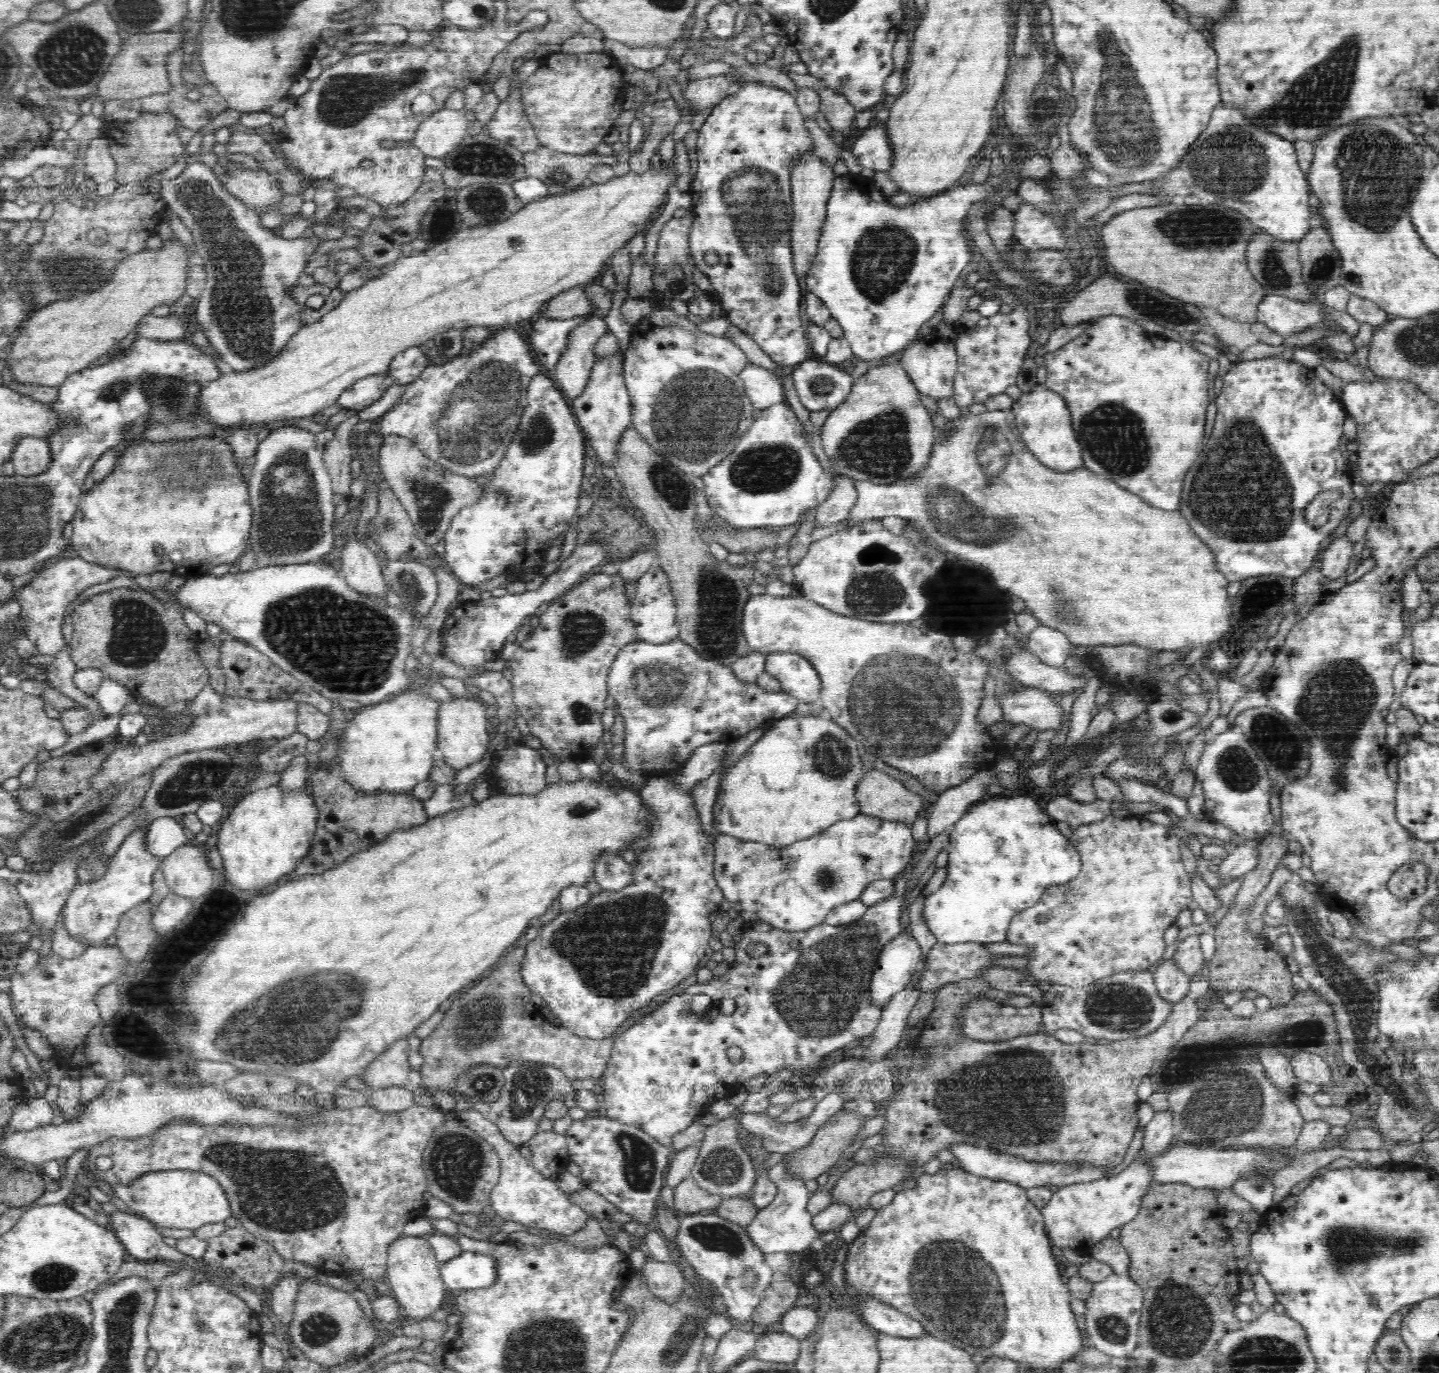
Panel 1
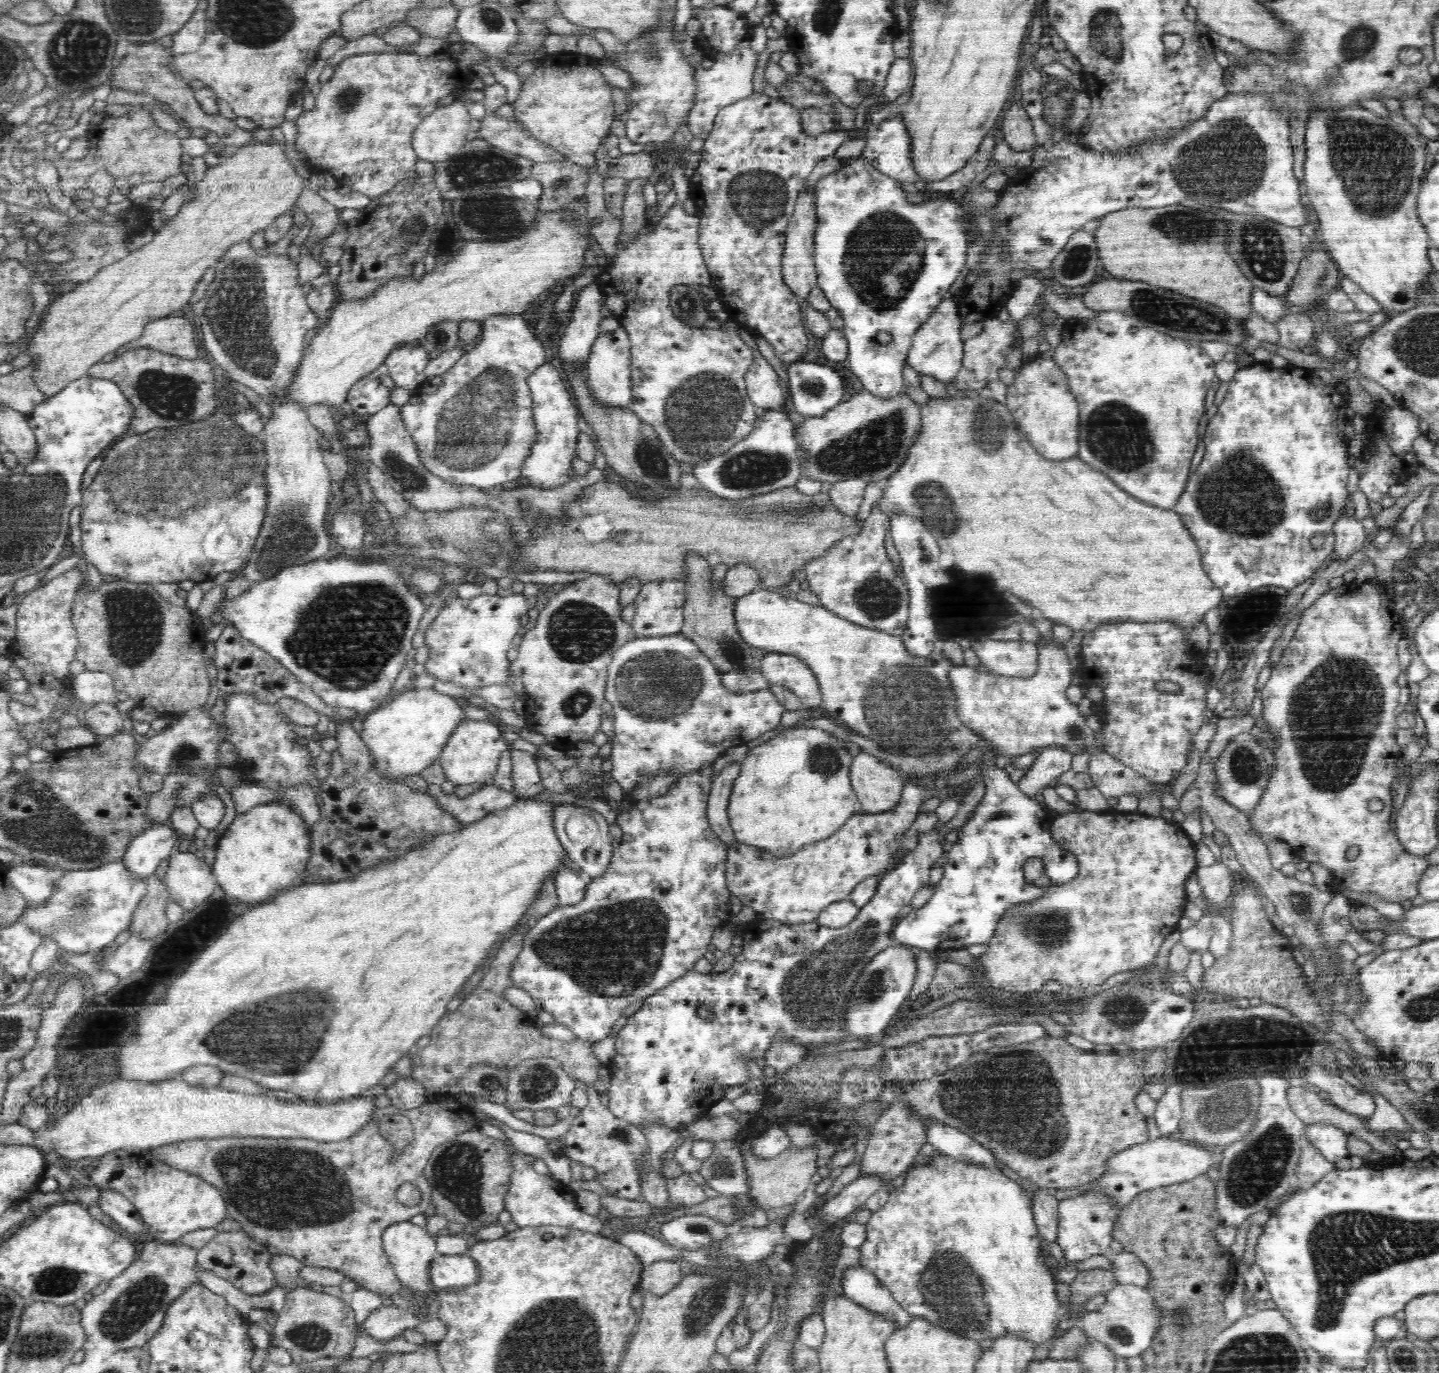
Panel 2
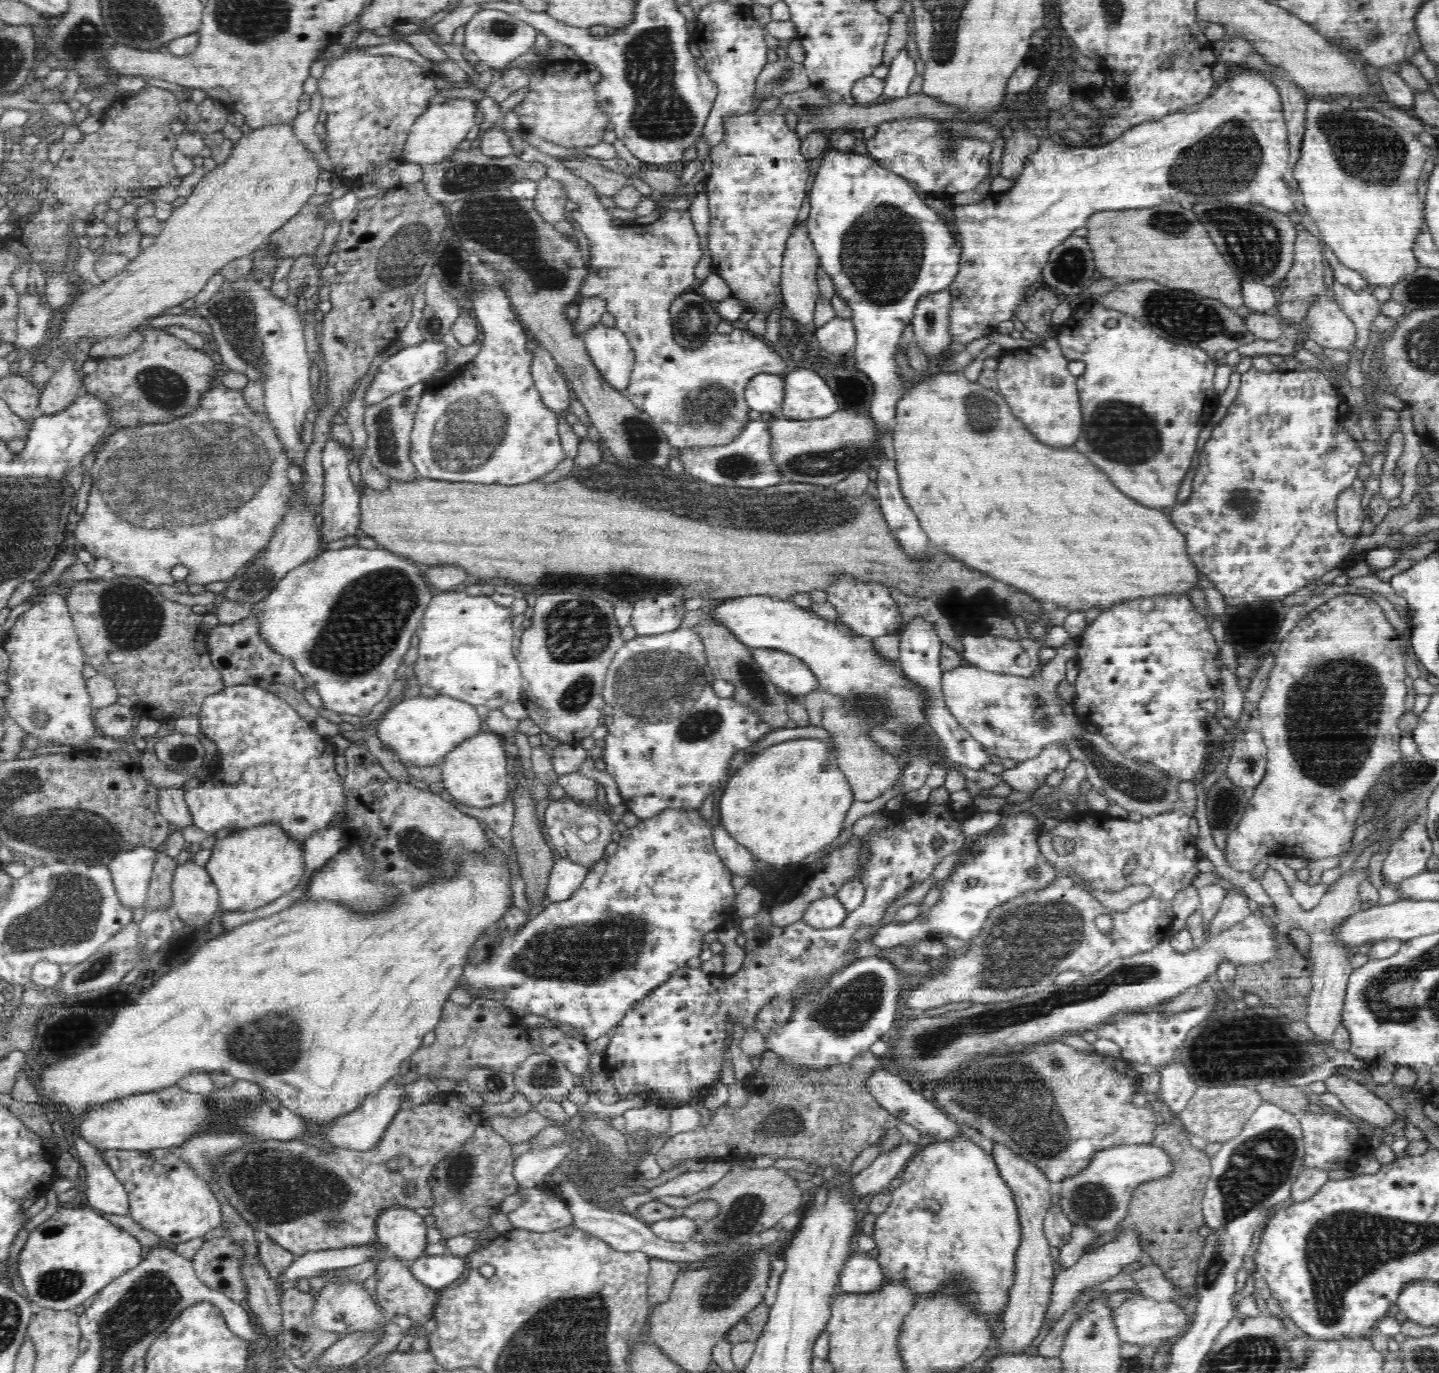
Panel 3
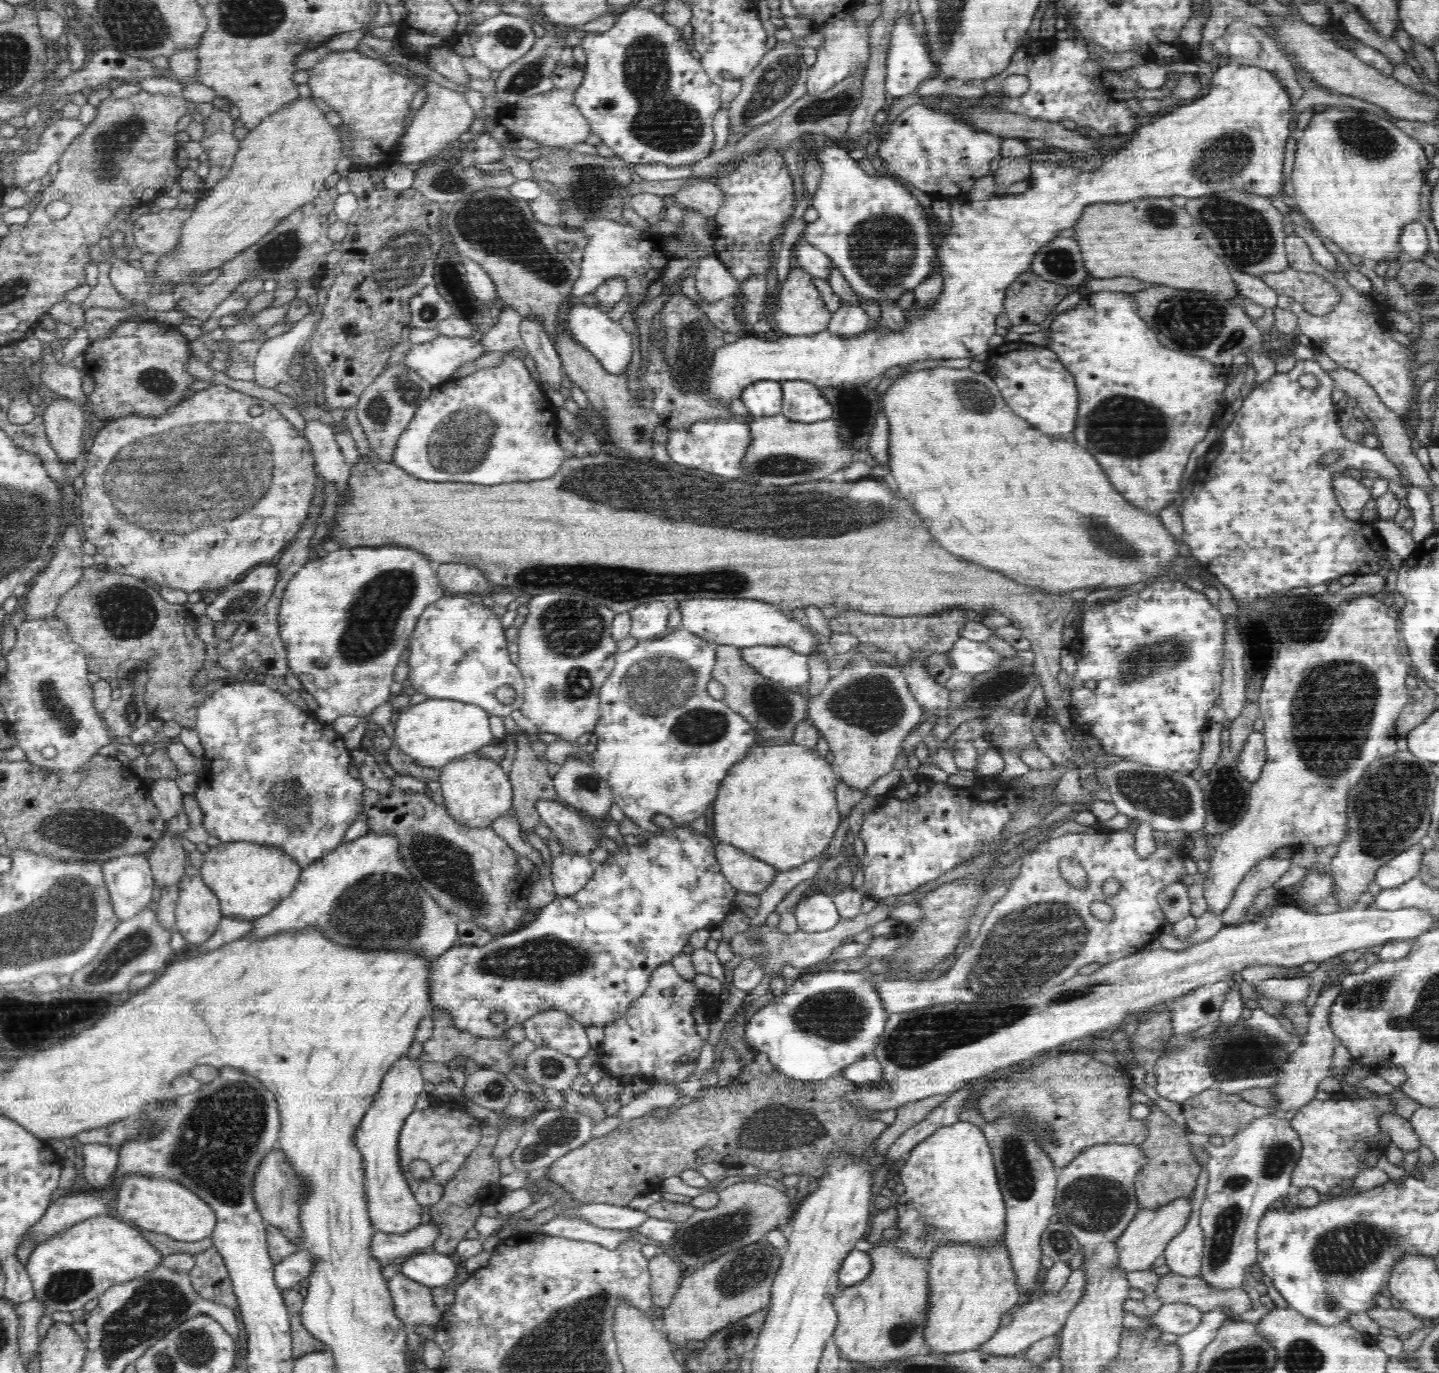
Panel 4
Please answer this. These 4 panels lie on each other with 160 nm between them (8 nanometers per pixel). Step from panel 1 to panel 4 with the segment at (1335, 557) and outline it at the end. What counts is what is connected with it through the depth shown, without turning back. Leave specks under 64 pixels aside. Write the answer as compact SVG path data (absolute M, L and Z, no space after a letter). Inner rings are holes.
M1347 473L1338 474L1333 484L1335 498L1342 507L1344 515L1349 520L1358 522L1361 518L1362 508L1368 500L1372 499L1371 491Z

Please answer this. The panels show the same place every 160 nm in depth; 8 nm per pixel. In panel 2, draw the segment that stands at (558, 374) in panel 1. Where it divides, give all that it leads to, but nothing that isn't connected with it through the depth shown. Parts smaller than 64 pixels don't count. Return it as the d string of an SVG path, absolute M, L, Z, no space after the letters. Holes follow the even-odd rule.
M593 282L582 288L576 295L572 310L565 323L560 340L559 358L572 365L572 373L586 370L586 359L592 343L598 338L602 315L603 294L598 284Z

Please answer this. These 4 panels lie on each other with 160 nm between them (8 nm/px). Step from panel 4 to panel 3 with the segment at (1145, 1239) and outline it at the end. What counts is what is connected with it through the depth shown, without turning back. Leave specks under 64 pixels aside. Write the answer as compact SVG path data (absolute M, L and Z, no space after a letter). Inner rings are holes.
M1126 1230L1122 1234L1118 1235L1113 1241L1098 1246L1092 1252L1084 1254L1082 1258L1078 1259L1076 1264L1066 1269L1057 1269L1055 1274L1055 1281L1052 1287L1051 1304L1048 1307L1047 1315L1043 1324L1056 1324L1072 1306L1074 1302L1078 1300L1078 1296L1084 1292L1084 1290L1090 1290L1106 1280L1110 1280L1112 1276L1120 1274L1122 1268L1126 1268L1128 1264L1134 1264L1138 1262L1142 1256L1145 1256L1144 1251L1141 1250L1140 1242L1137 1242L1137 1236L1135 1232Z

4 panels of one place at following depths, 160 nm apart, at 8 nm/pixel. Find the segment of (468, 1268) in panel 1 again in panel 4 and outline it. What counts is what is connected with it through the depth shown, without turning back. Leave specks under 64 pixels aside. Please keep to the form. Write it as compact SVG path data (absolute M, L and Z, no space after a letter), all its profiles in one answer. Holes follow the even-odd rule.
M430 1250L402 1261L398 1271L431 1288L445 1288L456 1278L460 1264L455 1257Z

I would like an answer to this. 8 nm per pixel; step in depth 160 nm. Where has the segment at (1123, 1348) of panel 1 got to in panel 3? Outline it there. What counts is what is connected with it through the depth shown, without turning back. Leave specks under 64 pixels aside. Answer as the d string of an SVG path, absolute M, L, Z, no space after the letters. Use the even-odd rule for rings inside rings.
M1138 1290L1127 1293L1127 1297L1116 1308L1111 1308L1112 1324L1117 1328L1117 1338L1120 1342L1139 1344L1147 1346L1158 1344L1163 1338L1180 1333L1187 1326L1185 1314L1174 1302L1154 1300L1152 1297L1144 1296Z

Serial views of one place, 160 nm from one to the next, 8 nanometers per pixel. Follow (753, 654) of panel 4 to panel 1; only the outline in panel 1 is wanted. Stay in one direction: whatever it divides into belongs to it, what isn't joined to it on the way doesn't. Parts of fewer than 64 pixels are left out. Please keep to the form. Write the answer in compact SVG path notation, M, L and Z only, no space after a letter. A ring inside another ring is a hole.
M792 652L770 653L765 671L780 681L785 692L798 697L800 703L820 703L819 673L807 658Z

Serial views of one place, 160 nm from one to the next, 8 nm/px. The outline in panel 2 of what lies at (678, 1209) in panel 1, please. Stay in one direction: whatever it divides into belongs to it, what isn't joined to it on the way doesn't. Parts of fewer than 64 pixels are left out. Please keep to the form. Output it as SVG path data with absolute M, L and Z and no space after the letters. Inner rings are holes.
M684 1173L678 1178L667 1179L667 1189L673 1207L679 1204L690 1206L708 1199L704 1184L693 1174Z

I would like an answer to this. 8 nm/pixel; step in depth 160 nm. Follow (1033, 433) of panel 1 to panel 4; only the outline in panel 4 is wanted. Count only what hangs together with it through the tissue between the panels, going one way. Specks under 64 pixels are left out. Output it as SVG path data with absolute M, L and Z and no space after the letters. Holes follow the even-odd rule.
M1021 340L1005 342L1002 346L990 348L984 363L984 371L994 379L996 388L1014 413L1045 435L1071 439L1079 414L1077 386L1072 373L1051 348Z

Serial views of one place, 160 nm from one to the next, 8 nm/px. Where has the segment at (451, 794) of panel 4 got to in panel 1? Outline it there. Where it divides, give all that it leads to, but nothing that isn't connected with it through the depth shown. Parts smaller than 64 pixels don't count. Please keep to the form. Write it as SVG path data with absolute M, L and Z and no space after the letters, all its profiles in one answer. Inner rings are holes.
M456 698L454 702L444 702L442 708L437 706L437 756L454 770L462 770L480 762L488 752L491 741L488 732L494 724L486 717L486 708L487 705L482 706L478 698Z

